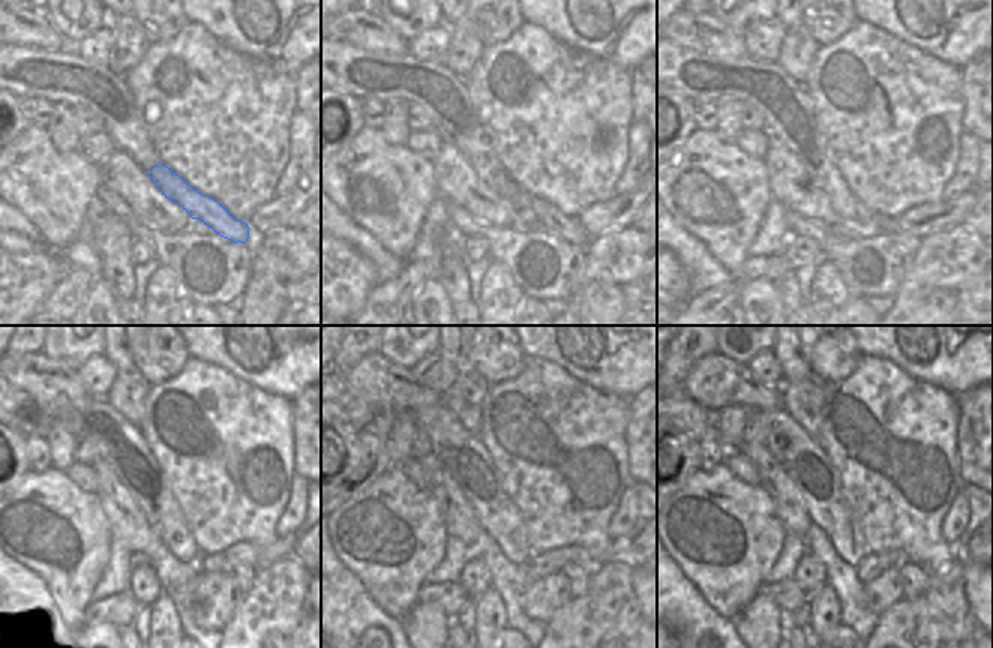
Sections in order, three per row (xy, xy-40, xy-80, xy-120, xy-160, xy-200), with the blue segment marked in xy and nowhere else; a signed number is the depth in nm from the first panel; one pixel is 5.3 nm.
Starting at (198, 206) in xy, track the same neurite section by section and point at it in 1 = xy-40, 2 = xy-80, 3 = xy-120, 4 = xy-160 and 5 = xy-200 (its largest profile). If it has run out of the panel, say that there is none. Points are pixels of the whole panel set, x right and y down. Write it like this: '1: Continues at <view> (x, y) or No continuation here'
1: Continues at xy-40 (548, 216)
2: Continues at xy-80 (909, 240)
3: Continues at xy-120 (242, 575)
4: Continues at xy-160 (578, 575)
5: Continues at xy-200 (915, 579)

